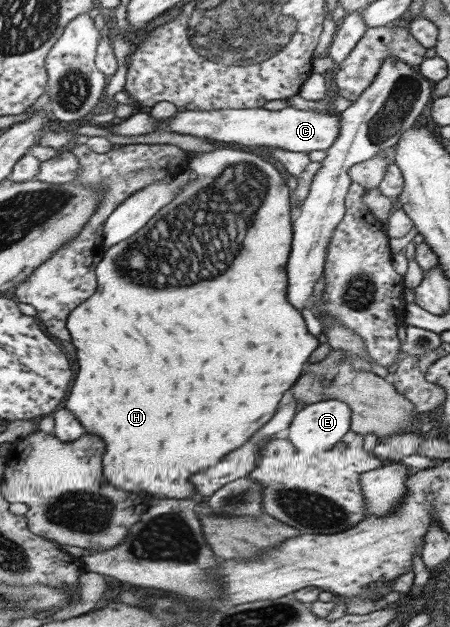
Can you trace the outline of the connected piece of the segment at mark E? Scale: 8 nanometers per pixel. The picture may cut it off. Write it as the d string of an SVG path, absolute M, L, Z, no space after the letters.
M331 399L299 410L291 422L289 435L297 447L319 445L331 450L349 431L352 431L352 409L344 401Z

